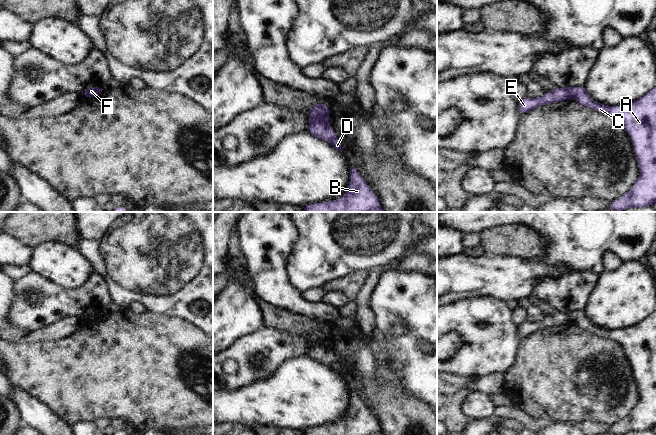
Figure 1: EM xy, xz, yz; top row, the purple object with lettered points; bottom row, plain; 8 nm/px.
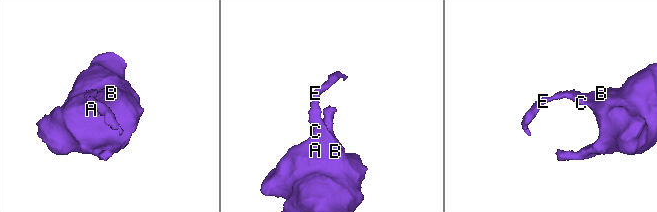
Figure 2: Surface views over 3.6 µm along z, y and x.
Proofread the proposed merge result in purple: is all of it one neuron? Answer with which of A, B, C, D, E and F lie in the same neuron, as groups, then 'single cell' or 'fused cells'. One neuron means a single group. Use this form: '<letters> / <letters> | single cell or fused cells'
A B C D F / E | fused cells

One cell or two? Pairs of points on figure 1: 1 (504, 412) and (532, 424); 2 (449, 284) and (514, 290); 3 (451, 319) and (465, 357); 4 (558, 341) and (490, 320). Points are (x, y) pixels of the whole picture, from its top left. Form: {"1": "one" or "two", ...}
{"1": "one", "2": "one", "3": "one", "4": "two"}

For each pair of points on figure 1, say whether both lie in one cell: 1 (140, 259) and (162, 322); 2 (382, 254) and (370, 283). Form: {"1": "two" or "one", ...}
{"1": "two", "2": "two"}

